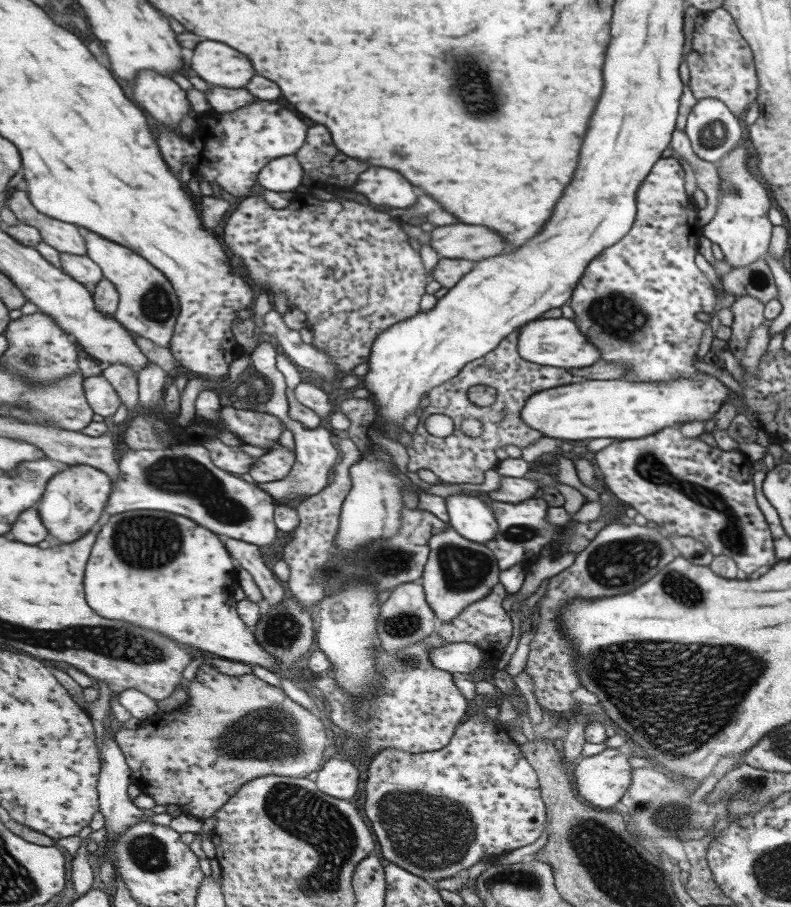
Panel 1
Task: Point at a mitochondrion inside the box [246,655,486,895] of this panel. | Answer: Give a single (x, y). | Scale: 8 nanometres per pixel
(428, 835)

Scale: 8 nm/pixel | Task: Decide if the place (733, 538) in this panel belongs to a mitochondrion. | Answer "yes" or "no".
yes

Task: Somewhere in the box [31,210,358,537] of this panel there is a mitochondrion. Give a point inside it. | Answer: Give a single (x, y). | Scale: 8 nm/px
(181, 475)

